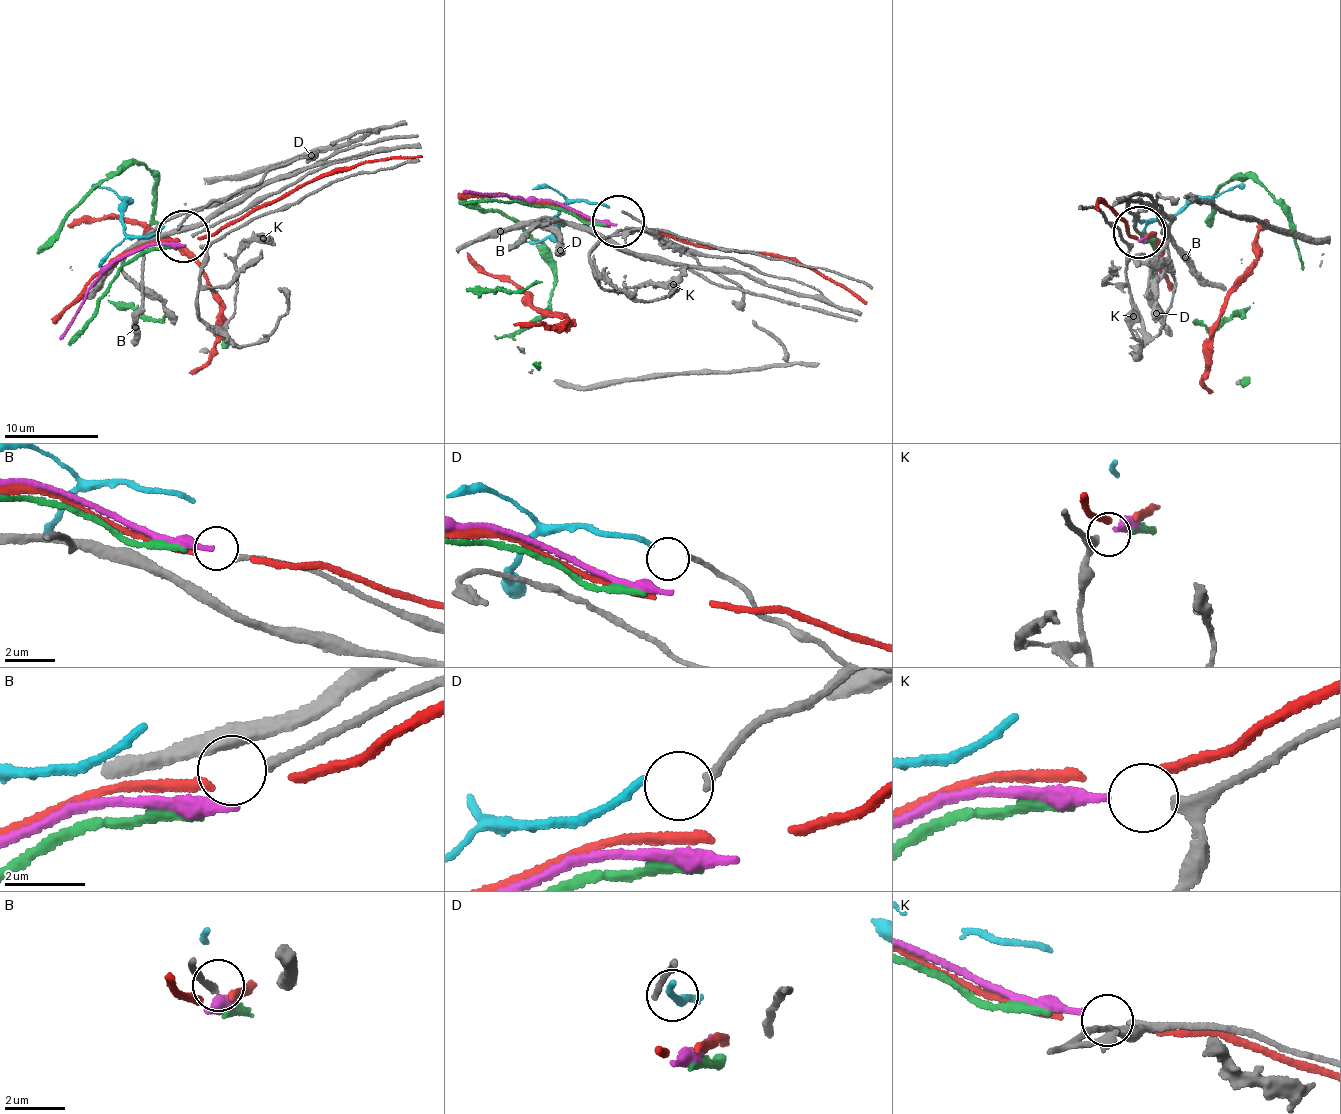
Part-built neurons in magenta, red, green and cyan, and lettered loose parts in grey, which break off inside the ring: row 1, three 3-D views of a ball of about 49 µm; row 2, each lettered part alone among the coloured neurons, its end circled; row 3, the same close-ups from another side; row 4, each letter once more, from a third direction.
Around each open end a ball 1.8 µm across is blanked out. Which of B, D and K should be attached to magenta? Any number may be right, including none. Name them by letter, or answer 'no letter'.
K

